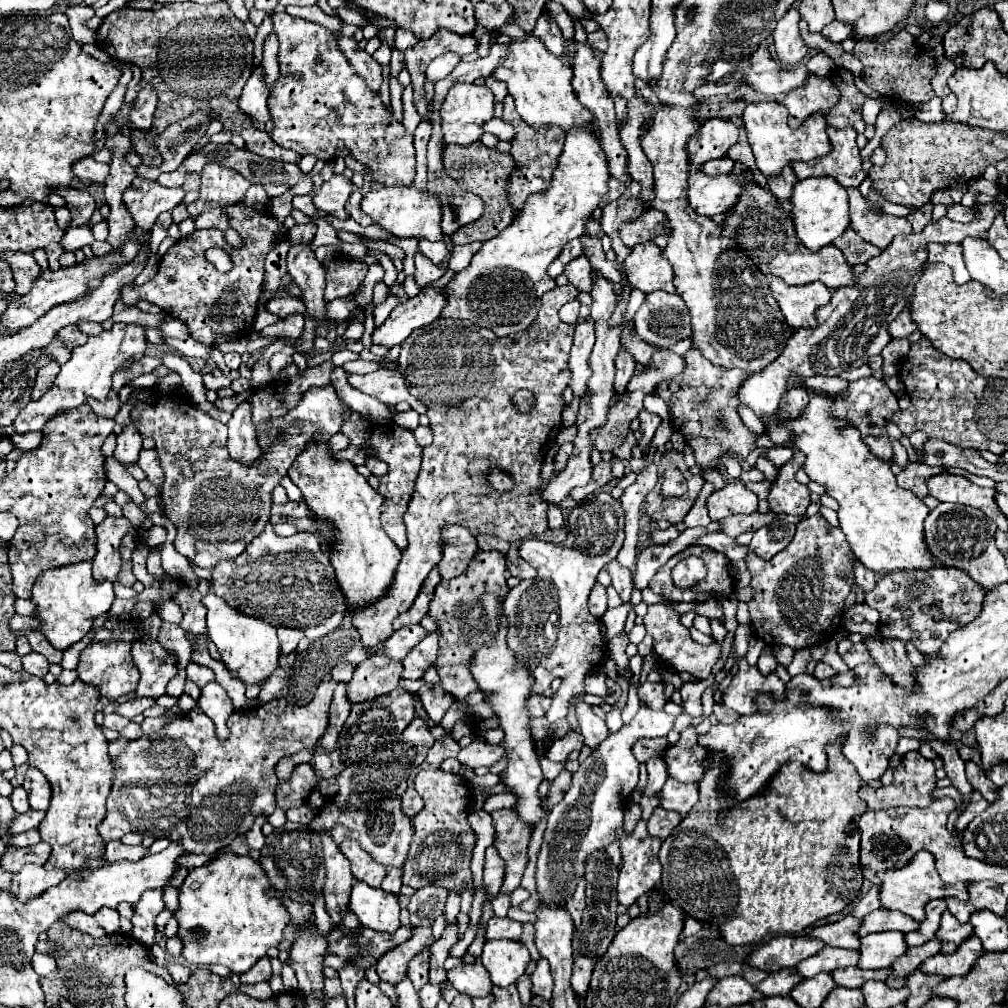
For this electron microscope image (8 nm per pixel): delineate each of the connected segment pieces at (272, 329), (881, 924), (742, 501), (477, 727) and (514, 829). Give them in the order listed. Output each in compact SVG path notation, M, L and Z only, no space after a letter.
M298 314L298 316L282 318L282 320L278 320L278 322L272 324L272 326L266 326L264 330L258 332L258 336L260 336L260 338L270 338L270 336L274 336L274 338L282 338L282 336L300 338L302 330L304 330L304 316Z
M884 908L870 912L864 920L862 920L862 928L858 932L858 936L866 936L866 934L874 934L874 932L886 932L886 930L900 930L900 932L912 932L918 930L918 922L910 920L910 916L902 914L902 912L886 912Z
M730 482L708 498L706 508L712 520L722 520L732 514L754 514L758 508L758 496L742 482Z
M474 714L468 716L472 728L474 728L474 740L464 746L458 754L458 760L463 765L468 765L472 769L482 766L490 767L501 760L504 755L504 749L500 744L488 744L482 730L482 720Z
M502 808L492 812L494 828L496 828L496 840L494 846L498 848L500 856L506 862L506 878L502 886L502 894L510 894L520 886L520 880L524 876L526 864L528 864L528 846L532 838L532 828L524 820L520 820L518 812L514 808Z

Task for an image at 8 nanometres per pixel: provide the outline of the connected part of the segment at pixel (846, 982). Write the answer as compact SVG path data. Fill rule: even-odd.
M850 966L850 968L842 968L842 970L834 970L832 976L838 986L860 988L868 980L882 980L884 982L890 976L890 972L892 972L890 968L888 970L860 970L856 966Z

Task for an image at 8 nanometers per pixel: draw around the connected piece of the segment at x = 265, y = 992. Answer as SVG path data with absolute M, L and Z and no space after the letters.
M260 982L260 984L254 984L254 986L242 986L242 994L256 998L256 1000L266 1000L266 998L272 996L272 990L270 990L268 982Z

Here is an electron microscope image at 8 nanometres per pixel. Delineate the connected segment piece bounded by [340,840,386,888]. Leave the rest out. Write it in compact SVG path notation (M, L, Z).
M344 840L344 842L340 844L340 850L342 850L342 852L346 854L346 858L350 860L350 864L352 864L352 874L354 874L356 880L362 880L362 882L366 882L368 886L374 886L374 888L380 886L380 882L382 882L384 876L386 876L386 868L384 868L382 864L374 862L374 860L370 858L370 854L366 854L366 852L358 846L358 842L354 842L354 840Z

